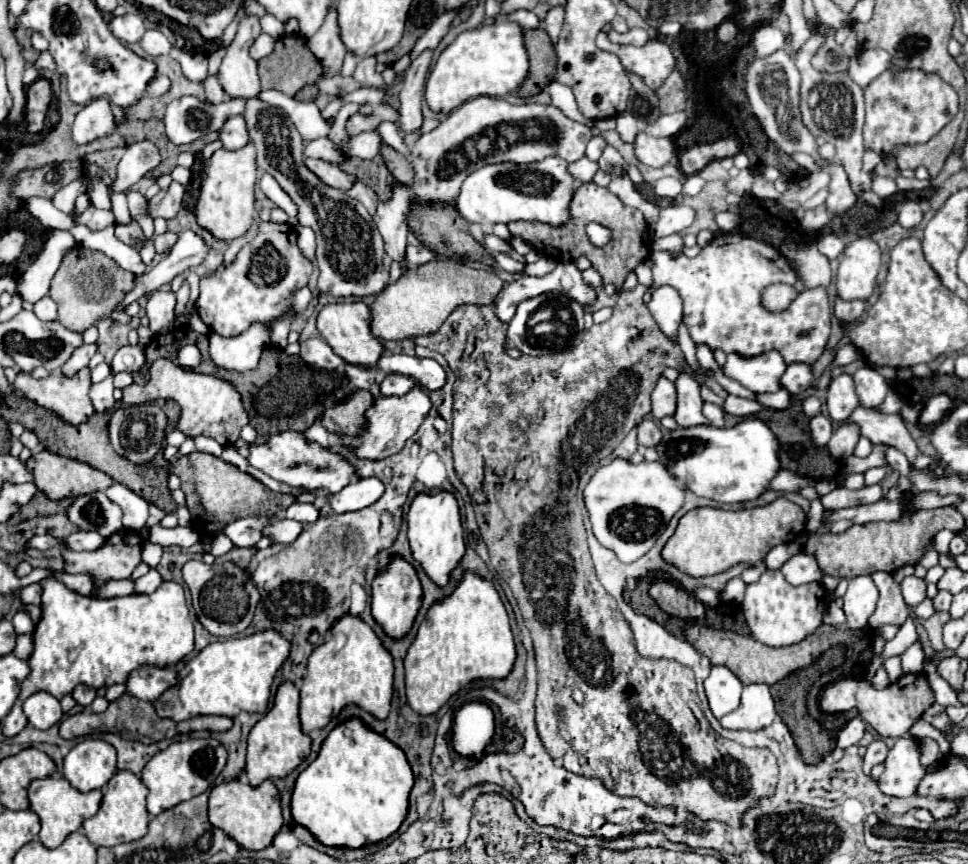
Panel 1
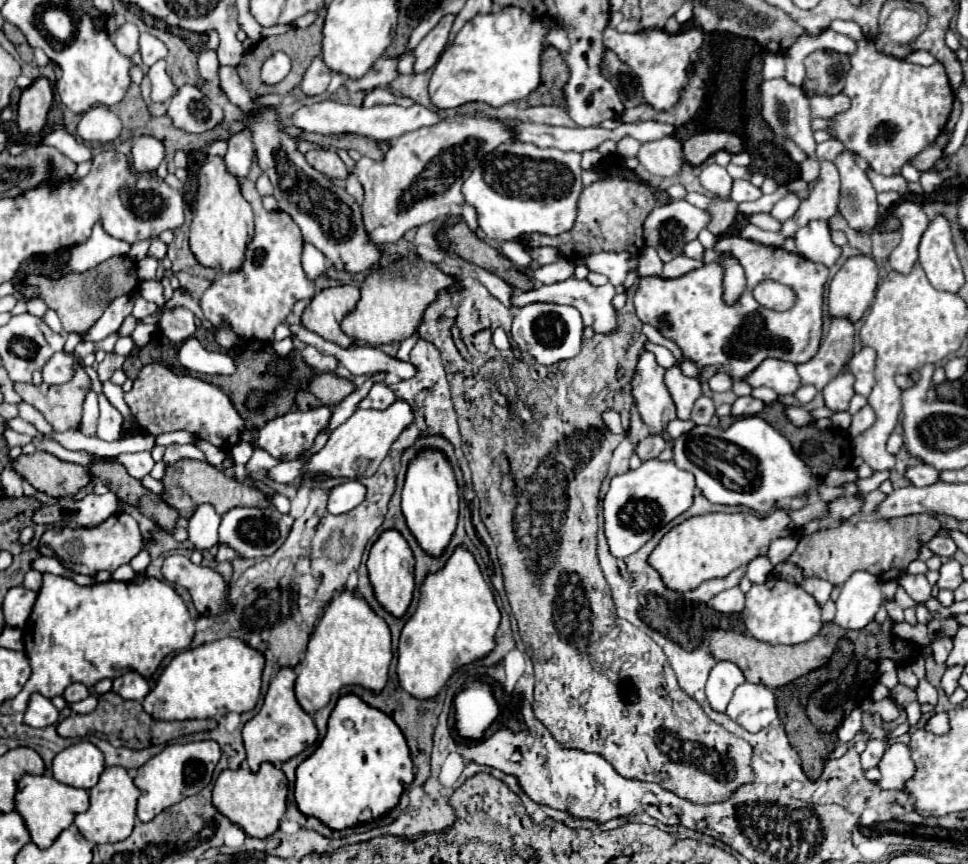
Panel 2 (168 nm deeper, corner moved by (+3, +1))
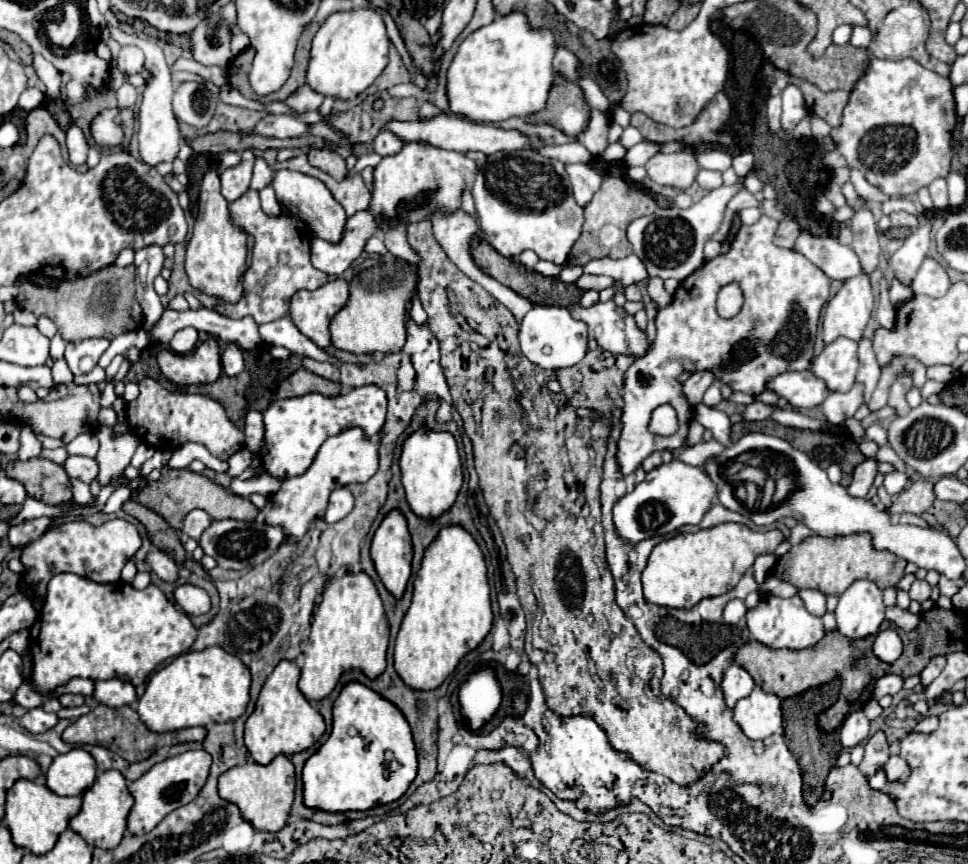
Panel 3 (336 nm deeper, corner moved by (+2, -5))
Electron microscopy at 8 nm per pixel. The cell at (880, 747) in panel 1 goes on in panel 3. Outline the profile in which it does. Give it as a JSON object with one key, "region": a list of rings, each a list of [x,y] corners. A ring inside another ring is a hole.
{"region":[[[878,731],[866,743],[866,753],[864,753],[864,759],[860,763],[860,771],[866,777],[870,777],[870,775],[874,775],[876,771],[880,771],[884,767],[888,757],[890,757],[888,755],[888,741],[886,741],[884,733]]]}

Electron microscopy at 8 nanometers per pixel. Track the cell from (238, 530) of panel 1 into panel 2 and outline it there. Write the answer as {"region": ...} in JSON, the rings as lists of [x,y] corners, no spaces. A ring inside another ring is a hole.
{"region":[[[203,503],[195,509],[193,517],[189,519],[189,541],[195,545],[195,549],[211,549],[217,545],[217,529],[221,523],[221,515],[217,511]]]}

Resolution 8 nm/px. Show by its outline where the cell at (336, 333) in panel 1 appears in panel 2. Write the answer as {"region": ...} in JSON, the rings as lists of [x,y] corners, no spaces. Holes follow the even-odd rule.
{"region":[[[353,285],[327,287],[317,293],[301,315],[301,323],[321,335],[327,341],[333,341],[341,347],[351,347],[353,339],[341,331],[341,321],[347,313],[355,309],[359,301],[359,289]]]}

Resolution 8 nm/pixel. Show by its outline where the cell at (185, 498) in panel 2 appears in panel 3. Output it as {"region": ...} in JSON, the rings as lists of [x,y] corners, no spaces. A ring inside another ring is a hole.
{"region":[[[164,469],[162,477],[154,483],[148,483],[146,489],[136,497],[142,505],[146,505],[148,509],[160,513],[176,531],[182,529],[184,517],[192,511],[192,509],[204,509],[208,511],[208,515],[212,515],[212,519],[240,519],[240,521],[254,521],[258,515],[256,505],[246,499],[246,497],[238,497],[234,493],[230,493],[228,489],[220,487],[218,483],[210,481],[206,475],[194,473],[190,469]]]}

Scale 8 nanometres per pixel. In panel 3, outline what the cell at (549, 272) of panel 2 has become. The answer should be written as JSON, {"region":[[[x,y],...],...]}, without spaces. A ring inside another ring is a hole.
{"region":[[[582,275],[574,285],[580,289],[580,291],[588,291],[588,289],[606,289],[606,287],[612,287],[612,279],[610,277],[600,277],[600,275]]]}

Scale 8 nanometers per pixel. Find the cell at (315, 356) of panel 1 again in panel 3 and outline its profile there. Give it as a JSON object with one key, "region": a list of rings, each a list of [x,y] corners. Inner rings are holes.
{"region":[[[304,357],[302,359],[302,367],[308,369],[308,371],[312,371],[312,373],[316,373],[316,375],[320,375],[320,377],[330,379],[330,381],[338,381],[340,379],[340,371],[332,363],[320,363],[320,361],[314,361],[314,359]]]}

